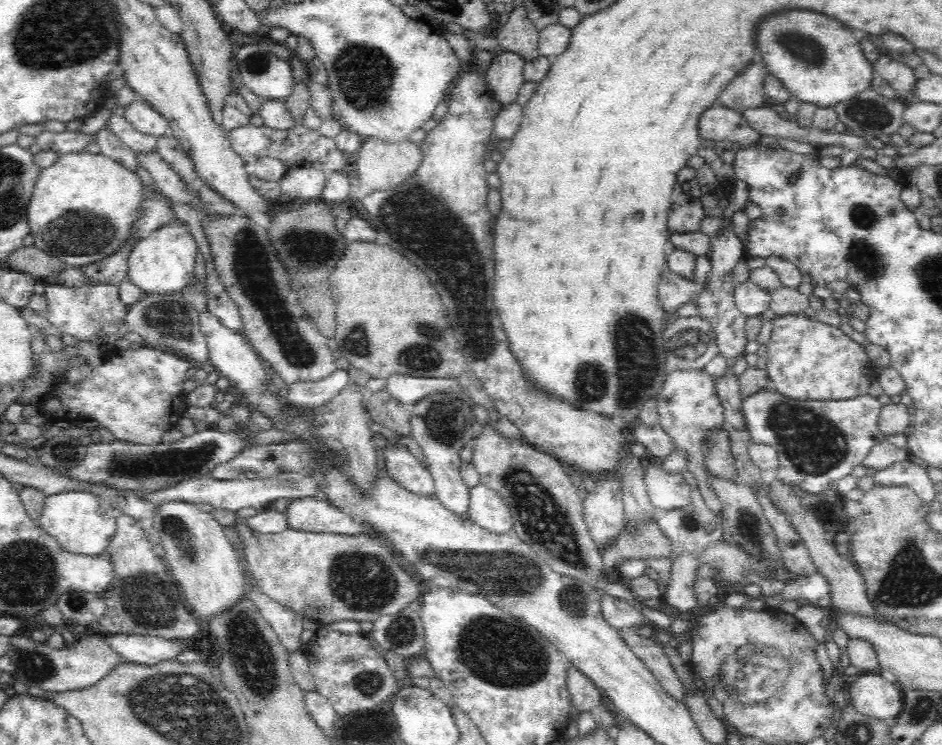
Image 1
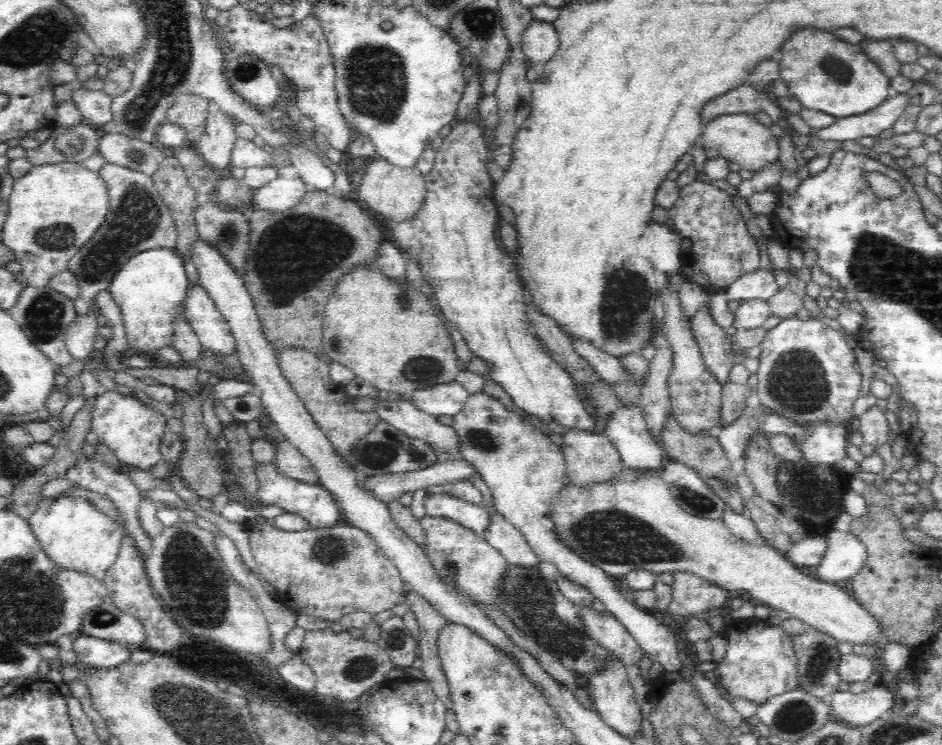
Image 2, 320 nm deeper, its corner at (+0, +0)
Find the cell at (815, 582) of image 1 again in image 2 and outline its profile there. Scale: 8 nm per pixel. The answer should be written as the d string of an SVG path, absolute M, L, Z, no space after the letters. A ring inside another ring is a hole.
M832 529L826 538L829 547L817 566L816 578L833 585L840 580L850 581L866 564L866 546L849 531Z

